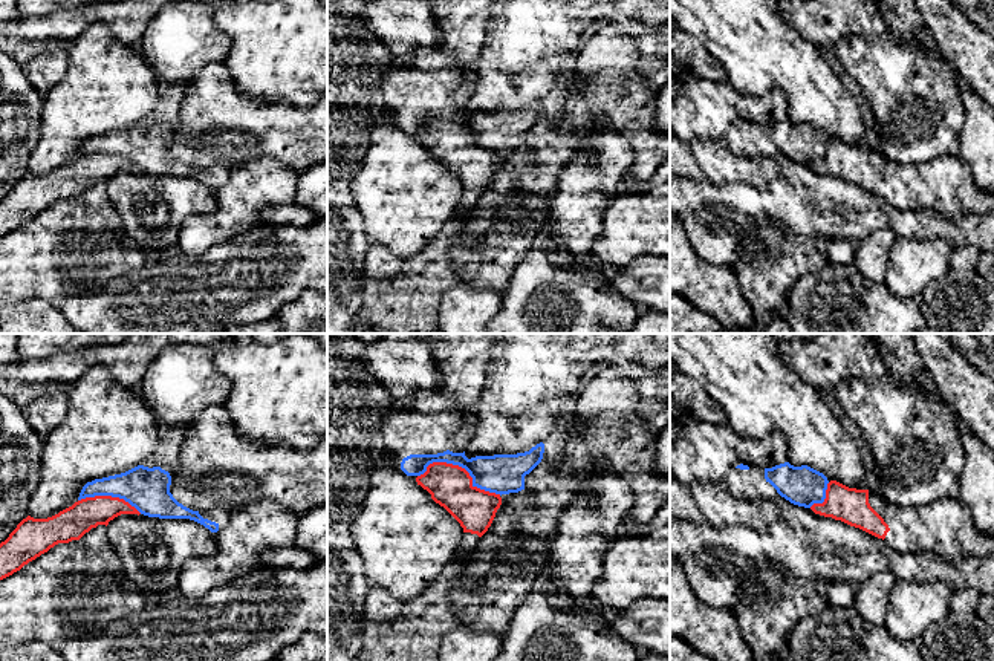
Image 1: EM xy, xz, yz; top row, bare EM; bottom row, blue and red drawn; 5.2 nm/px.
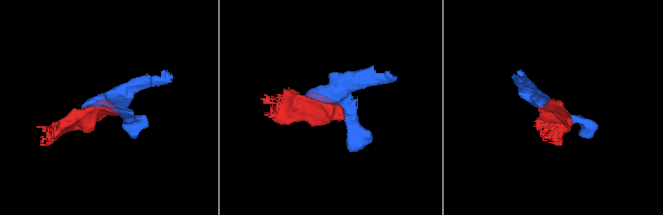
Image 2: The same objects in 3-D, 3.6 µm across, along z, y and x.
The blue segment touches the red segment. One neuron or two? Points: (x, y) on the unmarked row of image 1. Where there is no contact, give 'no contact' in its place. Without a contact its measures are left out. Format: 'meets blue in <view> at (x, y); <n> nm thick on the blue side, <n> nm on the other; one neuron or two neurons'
meets blue in xz at (462, 124); 200 nm thick on the blue side, 220 nm on the other; two neurons

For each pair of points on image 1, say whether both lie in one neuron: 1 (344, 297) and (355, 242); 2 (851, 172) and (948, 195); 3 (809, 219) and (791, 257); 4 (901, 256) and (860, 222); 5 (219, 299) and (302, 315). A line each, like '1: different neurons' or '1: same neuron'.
1: same neuron
2: same neuron
3: different neurons
4: different neurons
5: different neurons

